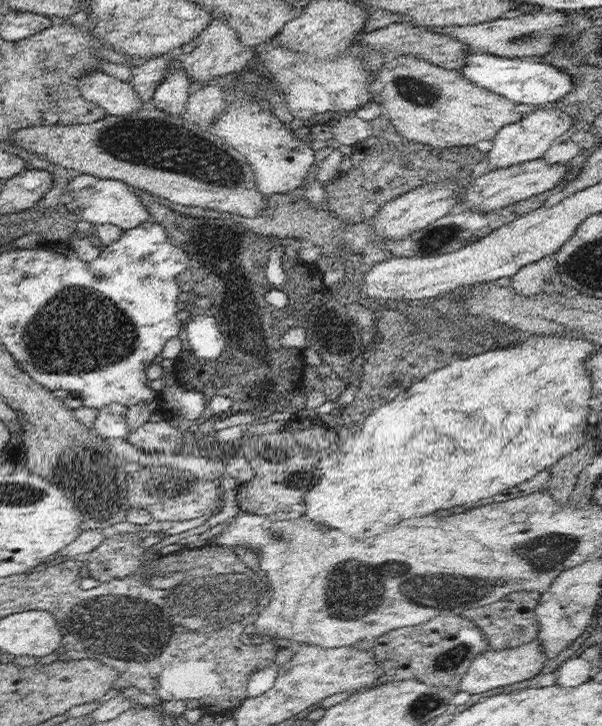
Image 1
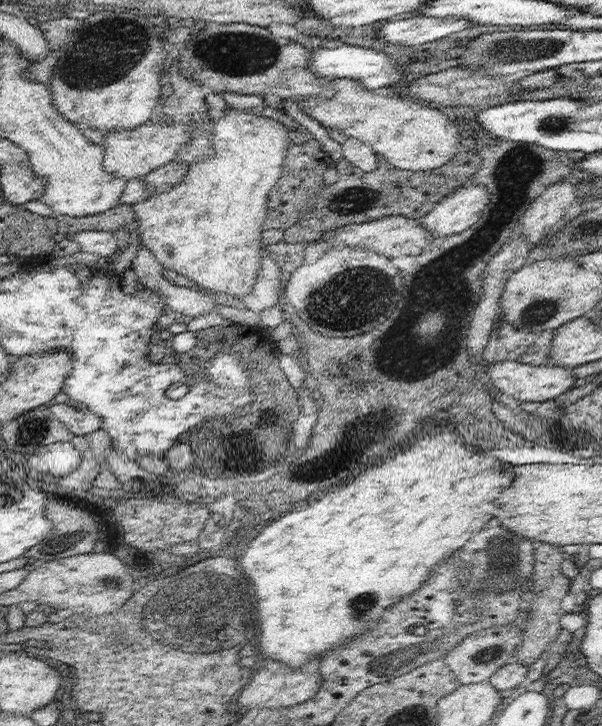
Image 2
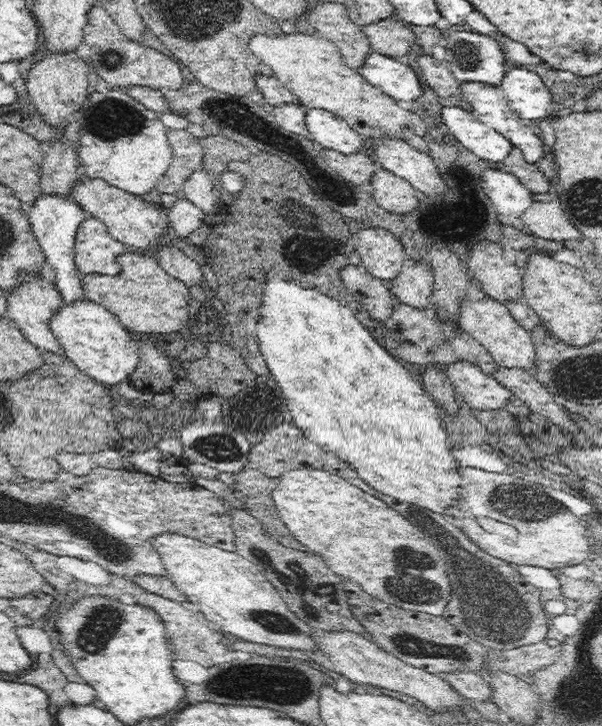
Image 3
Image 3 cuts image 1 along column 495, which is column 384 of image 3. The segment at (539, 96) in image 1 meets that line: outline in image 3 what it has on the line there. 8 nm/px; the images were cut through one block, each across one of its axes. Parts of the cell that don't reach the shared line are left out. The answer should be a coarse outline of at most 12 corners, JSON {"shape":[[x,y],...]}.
{"shape":[[370,50],[358,72],[396,102],[416,102],[420,72]]}

